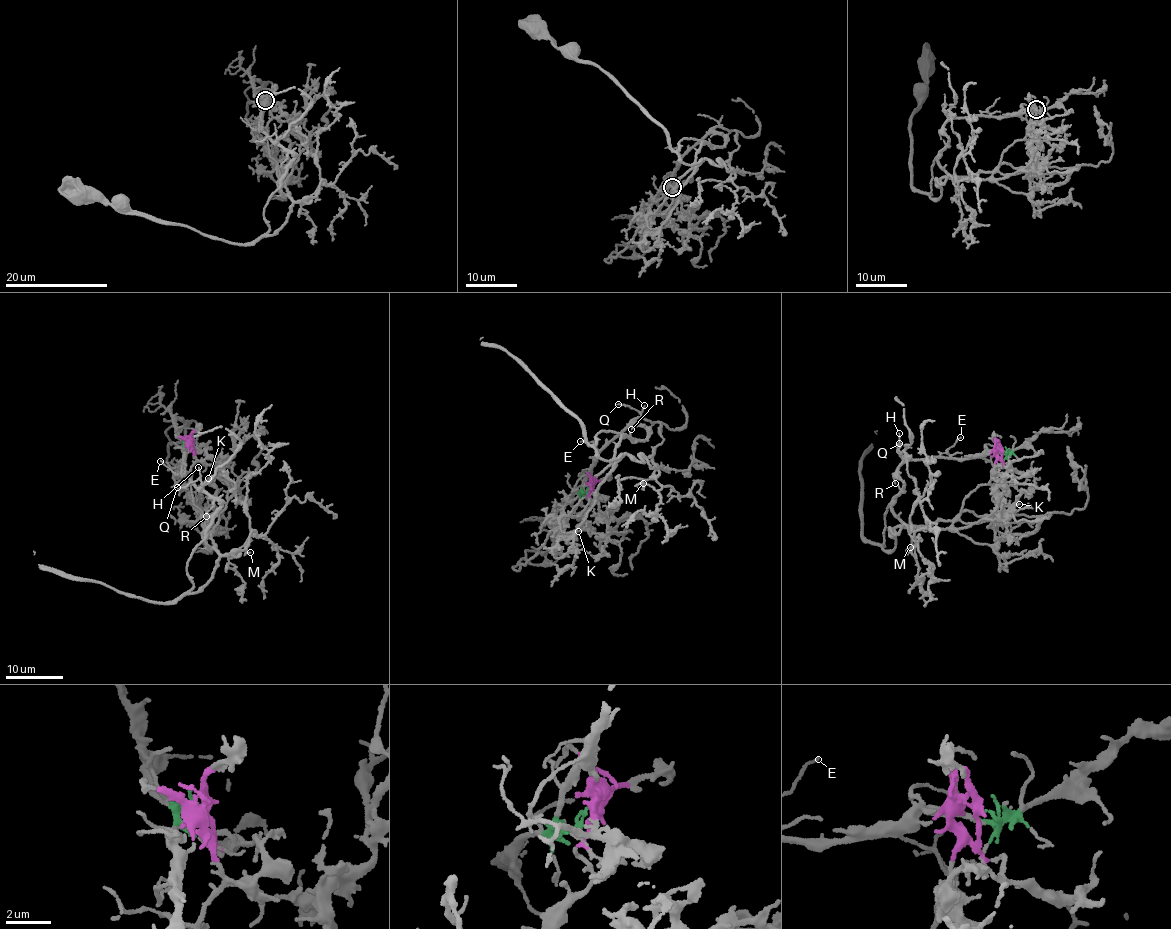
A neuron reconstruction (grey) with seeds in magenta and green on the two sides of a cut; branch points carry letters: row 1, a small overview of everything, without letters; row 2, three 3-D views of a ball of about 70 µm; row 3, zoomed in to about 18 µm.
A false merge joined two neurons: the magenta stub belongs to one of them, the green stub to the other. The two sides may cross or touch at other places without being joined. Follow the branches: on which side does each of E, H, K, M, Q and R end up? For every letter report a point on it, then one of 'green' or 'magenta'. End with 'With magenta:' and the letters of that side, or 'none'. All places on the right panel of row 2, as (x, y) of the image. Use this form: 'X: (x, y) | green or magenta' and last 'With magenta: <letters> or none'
E: (960, 437) | green
H: (899, 433) | green
K: (1019, 504) | magenta
M: (910, 547) | magenta
Q: (899, 443) | green
R: (895, 483) | green
With magenta: K, M

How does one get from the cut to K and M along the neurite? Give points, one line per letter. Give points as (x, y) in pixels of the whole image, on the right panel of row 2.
K: (1001, 450), (989, 481), (964, 499), (959, 519), (969, 523), (991, 520), (1019, 503)
M: (1001, 450), (989, 481), (964, 499), (948, 527), (895, 528), (907, 526), (916, 536), (910, 547)

